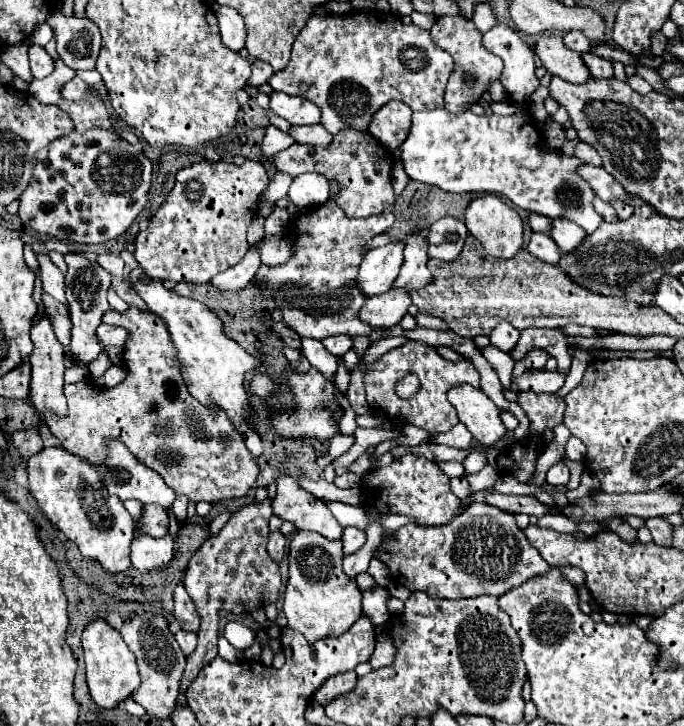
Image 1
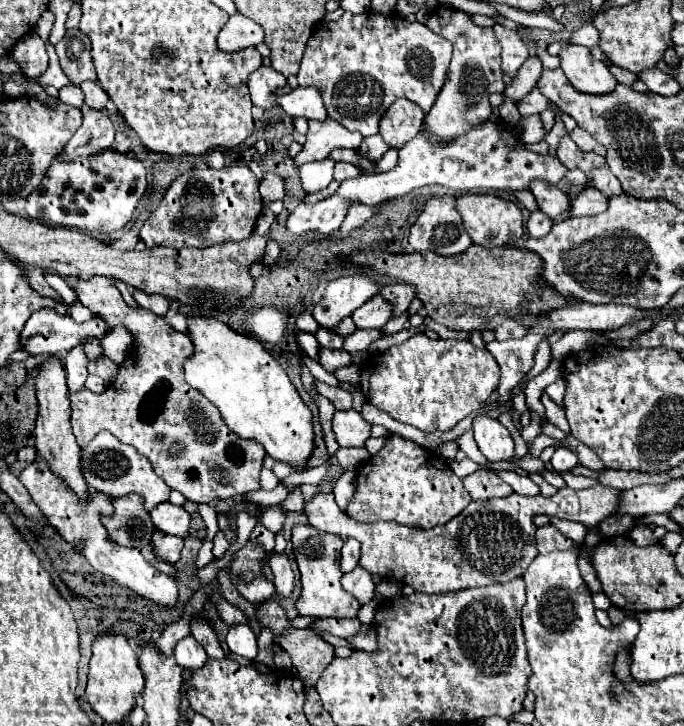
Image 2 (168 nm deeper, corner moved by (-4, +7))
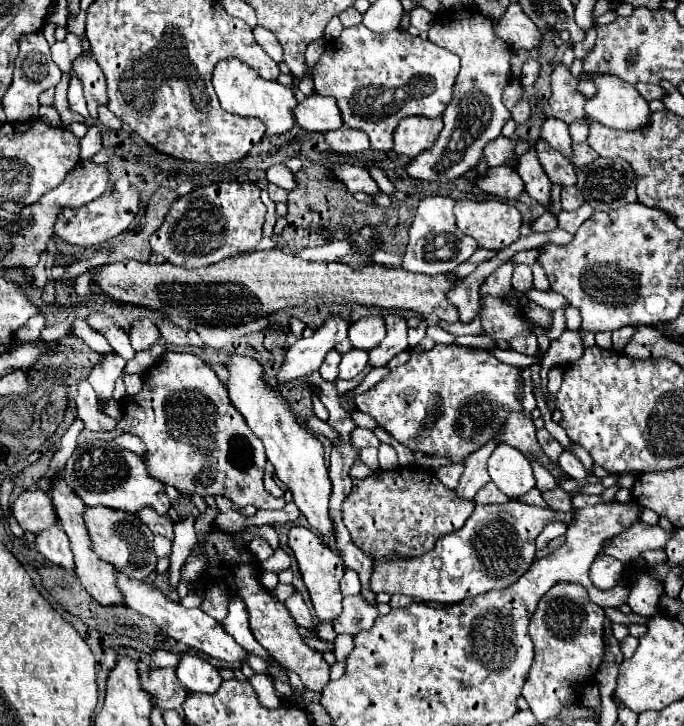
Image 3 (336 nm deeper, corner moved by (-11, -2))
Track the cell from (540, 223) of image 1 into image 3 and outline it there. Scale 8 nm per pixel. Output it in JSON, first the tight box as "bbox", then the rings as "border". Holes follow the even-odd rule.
{"bbox":[477,165,525,201],"border":[[[507,165],[491,167],[491,175],[487,175],[483,183],[477,183],[477,187],[481,187],[485,193],[491,193],[491,195],[497,195],[499,199],[509,199],[509,201],[519,201],[525,191],[523,179],[517,175],[517,171],[513,171]]]}

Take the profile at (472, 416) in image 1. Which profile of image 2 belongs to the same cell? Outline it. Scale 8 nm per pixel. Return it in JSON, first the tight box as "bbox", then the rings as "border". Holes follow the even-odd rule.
{"bbox":[474,416,514,462],"border":[[[490,416],[474,418],[474,438],[488,462],[510,462],[514,458],[514,440],[506,426]]]}

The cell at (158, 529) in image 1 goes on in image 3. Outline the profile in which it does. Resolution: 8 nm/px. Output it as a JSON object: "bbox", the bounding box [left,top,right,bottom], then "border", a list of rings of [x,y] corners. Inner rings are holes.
{"bbox":[85,507,157,579],"border":[[[91,507],[85,511],[89,535],[93,541],[93,547],[101,559],[115,565],[119,571],[131,575],[133,579],[145,579],[155,569],[157,555],[153,549],[153,533],[151,529],[135,515],[111,507]]]}

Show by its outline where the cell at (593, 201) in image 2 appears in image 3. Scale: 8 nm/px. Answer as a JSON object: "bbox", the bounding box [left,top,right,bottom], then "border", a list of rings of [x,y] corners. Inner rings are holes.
{"bbox":[557,203,595,233],"border":[[[587,203],[581,205],[581,207],[575,209],[575,211],[561,211],[561,213],[557,215],[559,229],[565,229],[565,231],[569,231],[569,233],[575,233],[593,213],[595,213],[593,207],[587,205]]]}

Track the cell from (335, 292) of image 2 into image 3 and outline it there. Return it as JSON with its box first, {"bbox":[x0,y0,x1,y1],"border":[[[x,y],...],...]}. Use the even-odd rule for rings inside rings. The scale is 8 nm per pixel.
{"bbox":[277,313,349,381],"border":[[[339,313],[329,315],[319,329],[315,329],[313,337],[309,339],[297,339],[291,343],[285,363],[281,365],[281,371],[277,375],[279,381],[299,379],[307,377],[313,371],[317,371],[325,359],[325,353],[333,349],[337,343],[347,339],[349,321],[343,319]]]}

